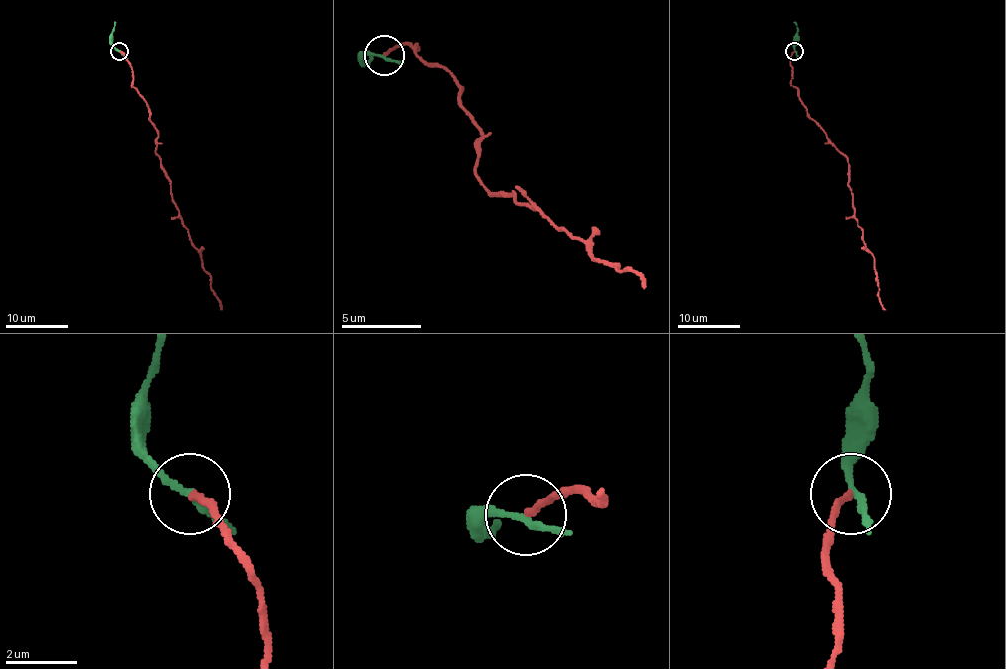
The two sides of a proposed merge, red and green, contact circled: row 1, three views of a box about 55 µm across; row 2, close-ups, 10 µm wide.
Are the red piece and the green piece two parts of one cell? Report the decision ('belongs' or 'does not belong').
does not belong

